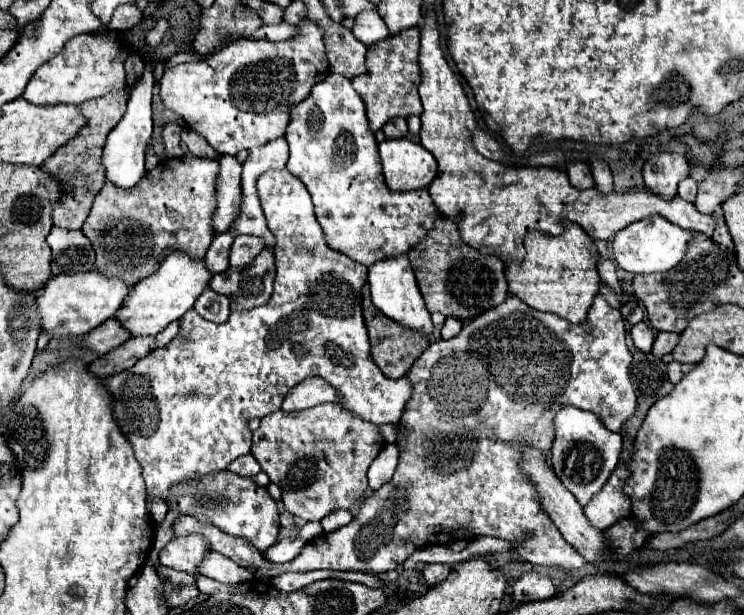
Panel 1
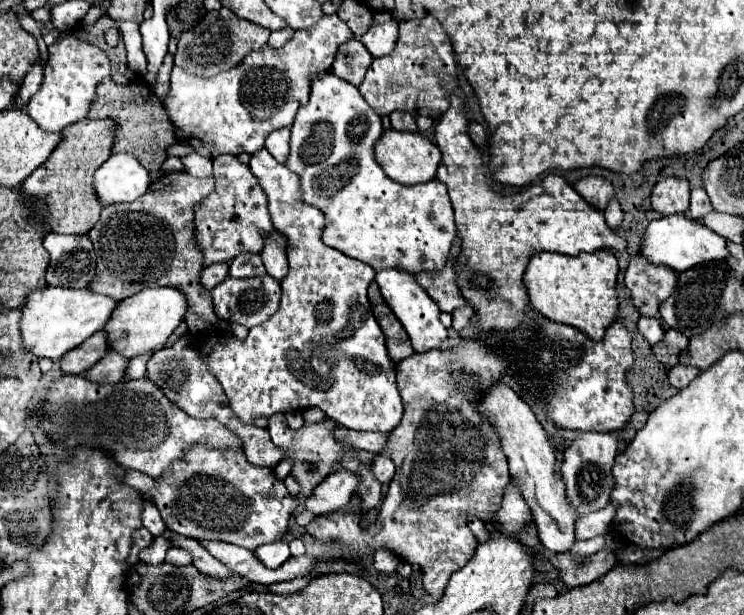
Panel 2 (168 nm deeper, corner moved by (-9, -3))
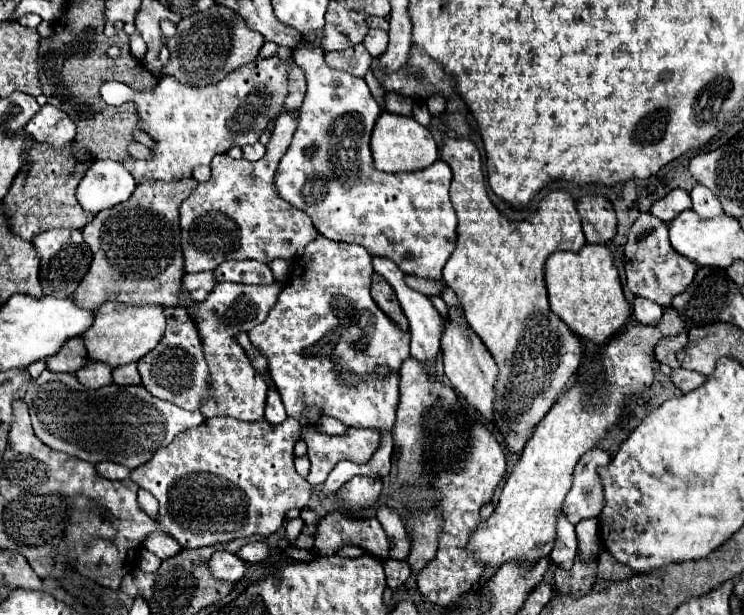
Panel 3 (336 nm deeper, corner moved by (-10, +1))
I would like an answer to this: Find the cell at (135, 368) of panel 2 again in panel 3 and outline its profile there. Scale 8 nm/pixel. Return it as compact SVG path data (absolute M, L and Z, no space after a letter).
M134 363L116 367L112 375L118 385L138 385L140 383L140 377L134 377Z

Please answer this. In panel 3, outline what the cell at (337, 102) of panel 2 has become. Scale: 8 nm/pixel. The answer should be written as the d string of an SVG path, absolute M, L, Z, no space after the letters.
M296 47L294 51L294 63L304 71L304 77L306 77L306 85L308 85L308 91L306 91L306 97L304 97L304 103L300 107L300 113L298 113L298 127L294 131L294 139L286 151L286 155L282 157L280 165L278 165L278 173L276 173L276 189L278 189L278 195L288 201L290 205L298 207L300 211L308 213L314 227L318 229L320 235L324 235L326 239L334 239L334 241L344 241L344 243L356 243L356 245L362 245L372 257L386 257L390 261L394 261L406 275L418 275L418 277L426 277L426 279L440 279L442 277L442 269L446 265L446 261L450 259L450 255L454 253L456 249L456 227L458 227L458 219L456 219L456 213L454 213L454 207L450 203L450 179L452 179L452 173L450 173L450 167L444 165L440 159L430 165L428 169L422 169L418 173L384 173L384 171L378 171L374 167L374 161L372 161L372 153L370 153L370 135L372 135L372 129L376 125L376 119L380 117L380 105L374 101L374 97L370 95L370 89L366 85L364 79L360 77L354 77L350 73L344 73L344 71L338 71L338 69L332 69L326 65L324 61L324 51L322 49L306 49L306 47Z

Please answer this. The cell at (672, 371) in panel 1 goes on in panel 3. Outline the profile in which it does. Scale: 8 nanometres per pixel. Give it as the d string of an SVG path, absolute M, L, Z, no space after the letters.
M678 367L678 369L672 369L672 383L682 391L682 393L688 393L688 391L692 391L692 389L696 389L696 387L700 387L704 381L706 381L706 377L704 375L700 375L700 373L696 373L696 371L688 371L688 369L682 369L682 367Z

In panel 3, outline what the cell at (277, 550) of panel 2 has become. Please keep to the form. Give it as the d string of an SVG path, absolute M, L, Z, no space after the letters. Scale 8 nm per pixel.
M254 541L254 543L248 543L248 545L240 547L238 555L246 563L262 563L270 555L270 547L266 543L262 543L262 541Z

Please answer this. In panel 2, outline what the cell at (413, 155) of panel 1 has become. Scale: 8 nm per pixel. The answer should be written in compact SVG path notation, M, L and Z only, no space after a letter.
M387 129L381 133L379 141L375 143L375 157L379 167L397 183L403 185L415 185L415 183L425 183L431 181L437 173L437 165L441 163L441 153L435 143L431 143L425 135L421 133L411 133L411 131L395 131Z

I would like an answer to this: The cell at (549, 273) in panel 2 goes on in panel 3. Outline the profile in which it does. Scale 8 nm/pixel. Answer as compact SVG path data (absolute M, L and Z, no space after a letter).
M584 245L578 253L556 251L546 259L544 283L550 299L550 309L578 337L594 343L604 343L630 317L630 305L624 299L614 257L606 245Z

